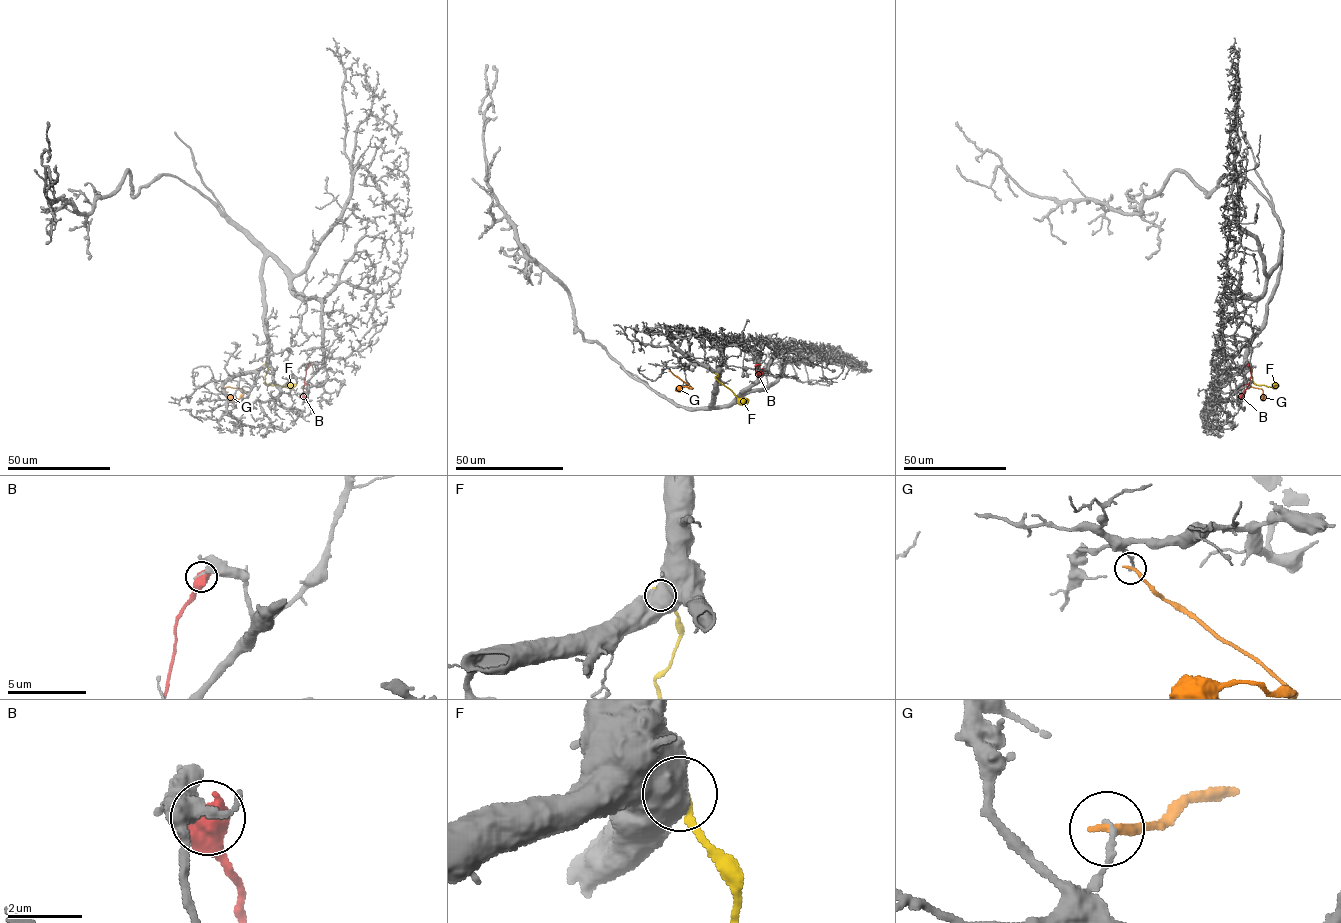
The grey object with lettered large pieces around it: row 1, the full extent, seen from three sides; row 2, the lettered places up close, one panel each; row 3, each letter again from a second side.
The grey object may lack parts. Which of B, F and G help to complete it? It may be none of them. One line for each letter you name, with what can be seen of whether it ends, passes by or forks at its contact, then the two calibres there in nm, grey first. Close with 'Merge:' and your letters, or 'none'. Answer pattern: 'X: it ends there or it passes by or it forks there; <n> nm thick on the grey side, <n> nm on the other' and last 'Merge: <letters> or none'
Merge: none

